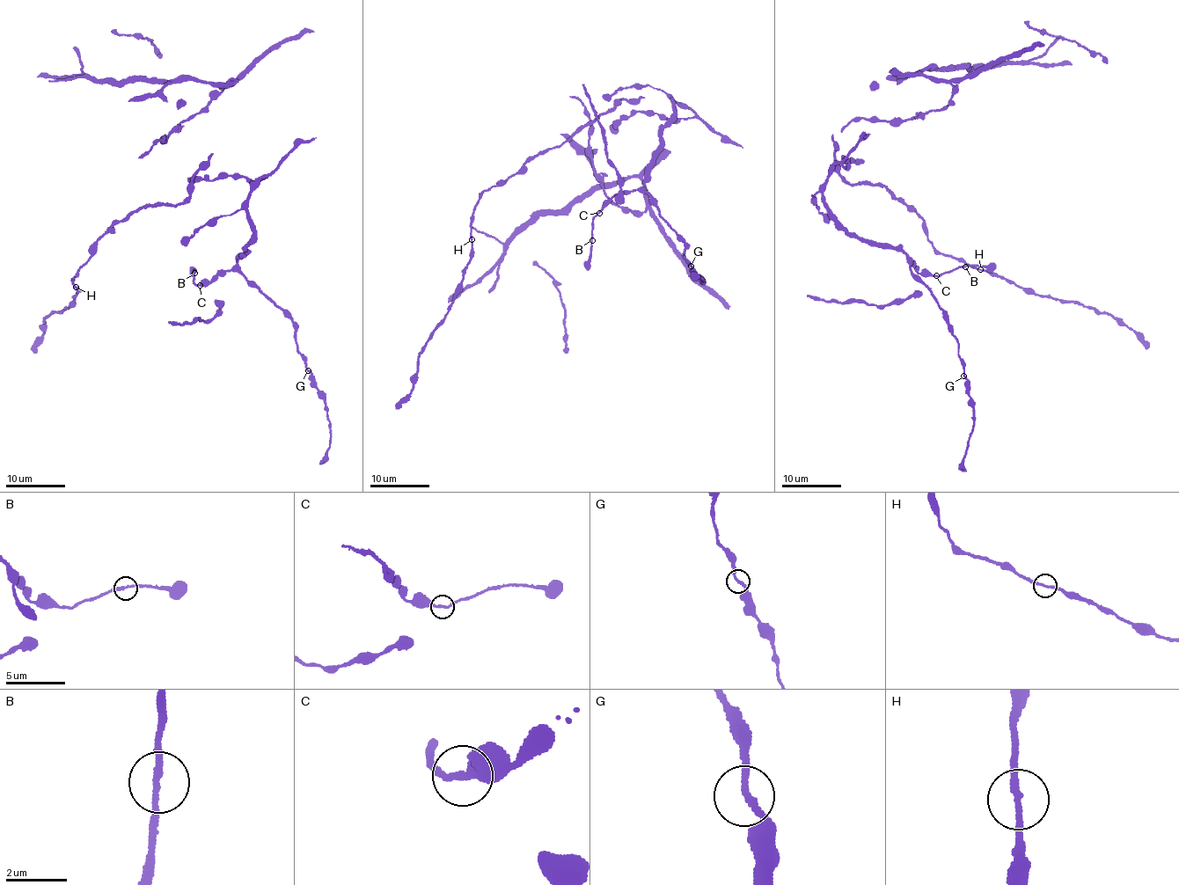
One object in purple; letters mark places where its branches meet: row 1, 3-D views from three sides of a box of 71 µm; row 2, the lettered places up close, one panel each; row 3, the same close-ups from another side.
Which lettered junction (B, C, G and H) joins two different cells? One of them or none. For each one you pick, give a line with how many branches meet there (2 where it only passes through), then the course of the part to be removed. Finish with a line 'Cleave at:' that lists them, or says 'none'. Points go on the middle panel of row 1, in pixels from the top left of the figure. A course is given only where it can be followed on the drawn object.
Cleave at: none

